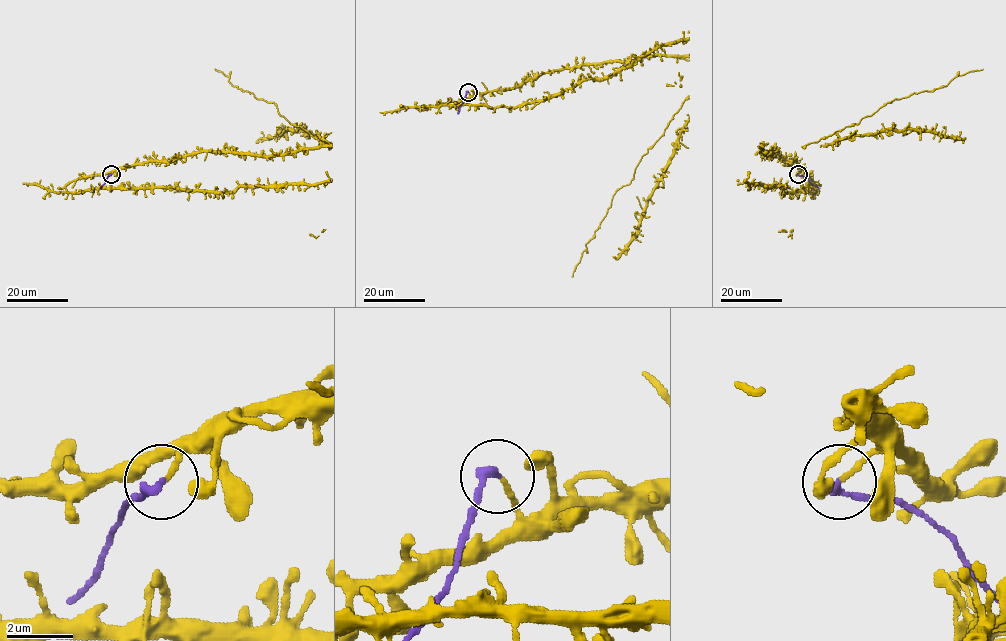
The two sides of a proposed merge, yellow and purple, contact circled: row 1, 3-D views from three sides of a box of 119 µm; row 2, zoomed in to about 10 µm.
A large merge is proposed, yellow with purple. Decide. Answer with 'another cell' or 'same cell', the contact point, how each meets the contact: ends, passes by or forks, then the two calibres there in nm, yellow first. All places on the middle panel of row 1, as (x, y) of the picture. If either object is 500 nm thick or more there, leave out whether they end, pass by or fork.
another cell; at (468, 92); yellow ends there; purple ends there; 160 nm thick on the yellow side, 280 nm on the other

